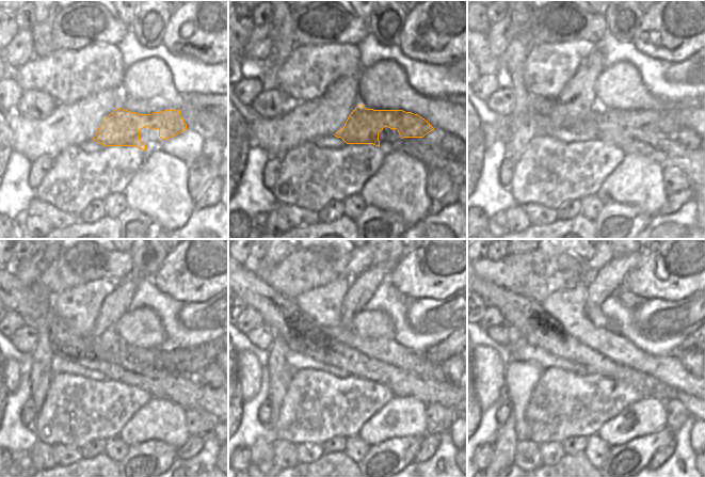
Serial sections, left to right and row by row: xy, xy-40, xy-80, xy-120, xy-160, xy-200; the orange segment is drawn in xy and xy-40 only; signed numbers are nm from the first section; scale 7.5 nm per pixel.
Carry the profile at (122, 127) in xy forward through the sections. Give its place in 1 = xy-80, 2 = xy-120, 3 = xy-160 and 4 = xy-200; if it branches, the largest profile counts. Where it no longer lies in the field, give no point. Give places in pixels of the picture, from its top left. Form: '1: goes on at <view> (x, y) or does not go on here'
1: goes on at xy-80 (666, 124)
2: goes on at xy-120 (181, 362)
3: goes on at xy-160 (445, 350)
4: goes on at xy-200 (684, 347)

